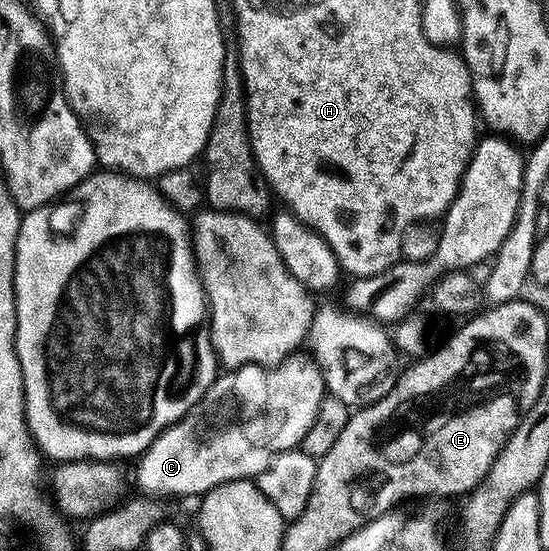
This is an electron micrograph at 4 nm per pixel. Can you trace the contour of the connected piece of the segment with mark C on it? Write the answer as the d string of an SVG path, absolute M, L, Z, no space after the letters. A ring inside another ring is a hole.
M291 357L285 359L277 367L244 365L243 367L236 367L219 374L215 378L213 385L204 393L202 400L183 419L178 419L172 426L164 428L152 441L150 448L142 452L140 458L137 460L137 463L139 462L138 487L143 491L141 494L146 497L158 497L154 495L195 495L195 497L201 497L207 491L216 489L216 485L224 485L228 481L236 481L237 479L253 480L261 471L268 469L270 462L280 453L295 450L301 444L304 433L308 433L309 427L312 426L312 421L316 421L316 413L320 409L320 401L327 394L326 383L322 379L322 371L319 369L317 363L314 362L313 358L298 358Z

